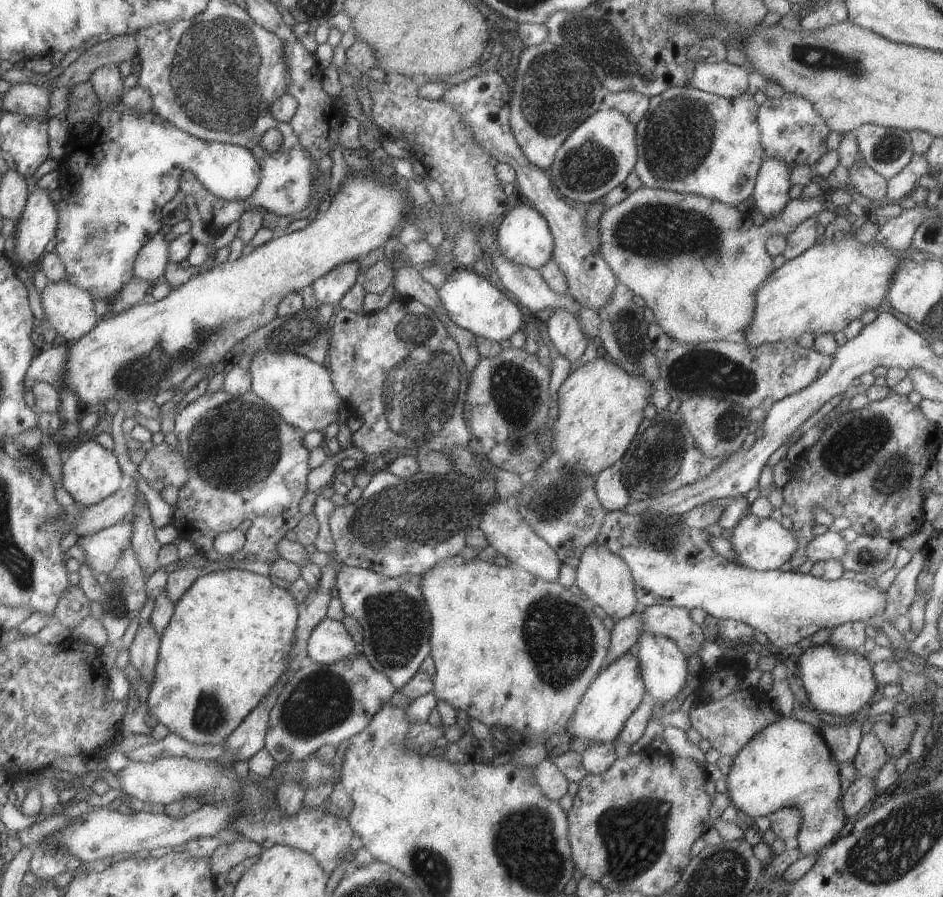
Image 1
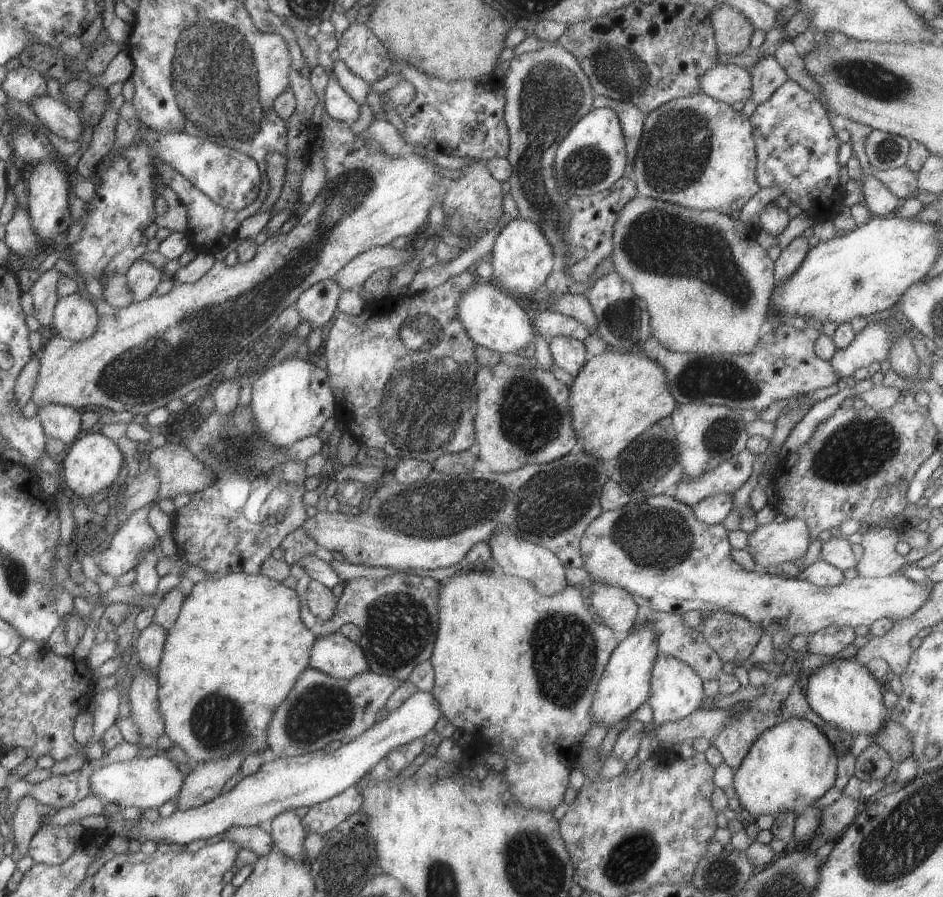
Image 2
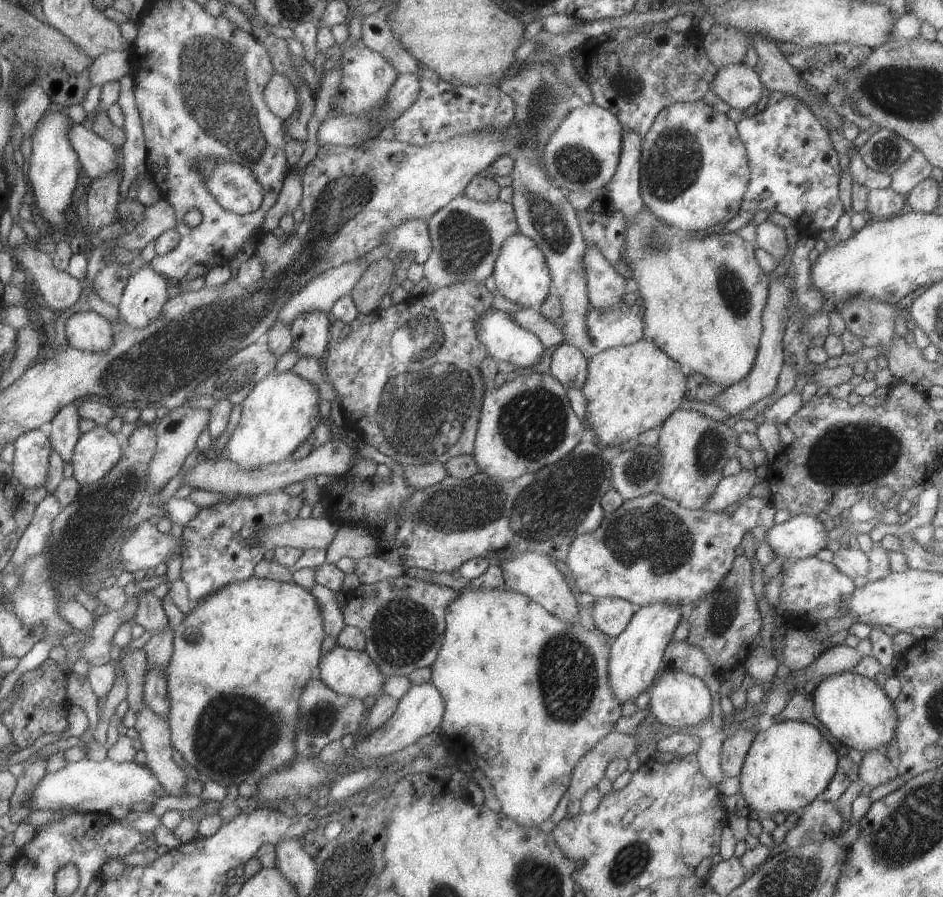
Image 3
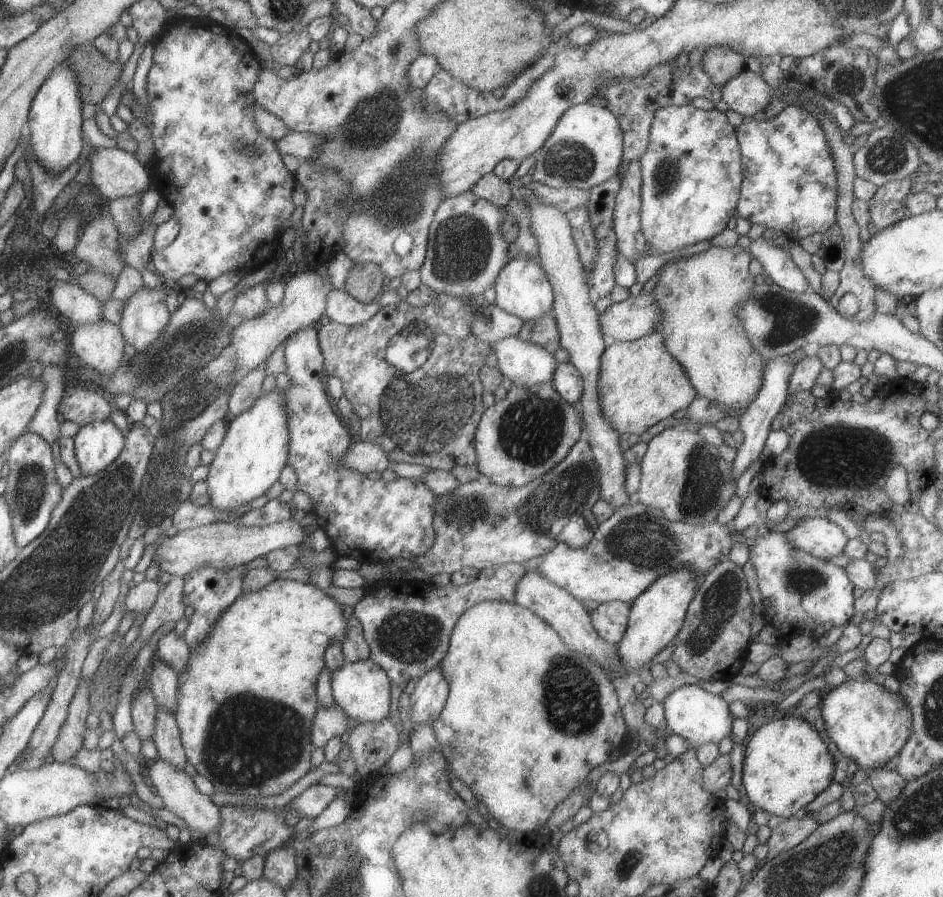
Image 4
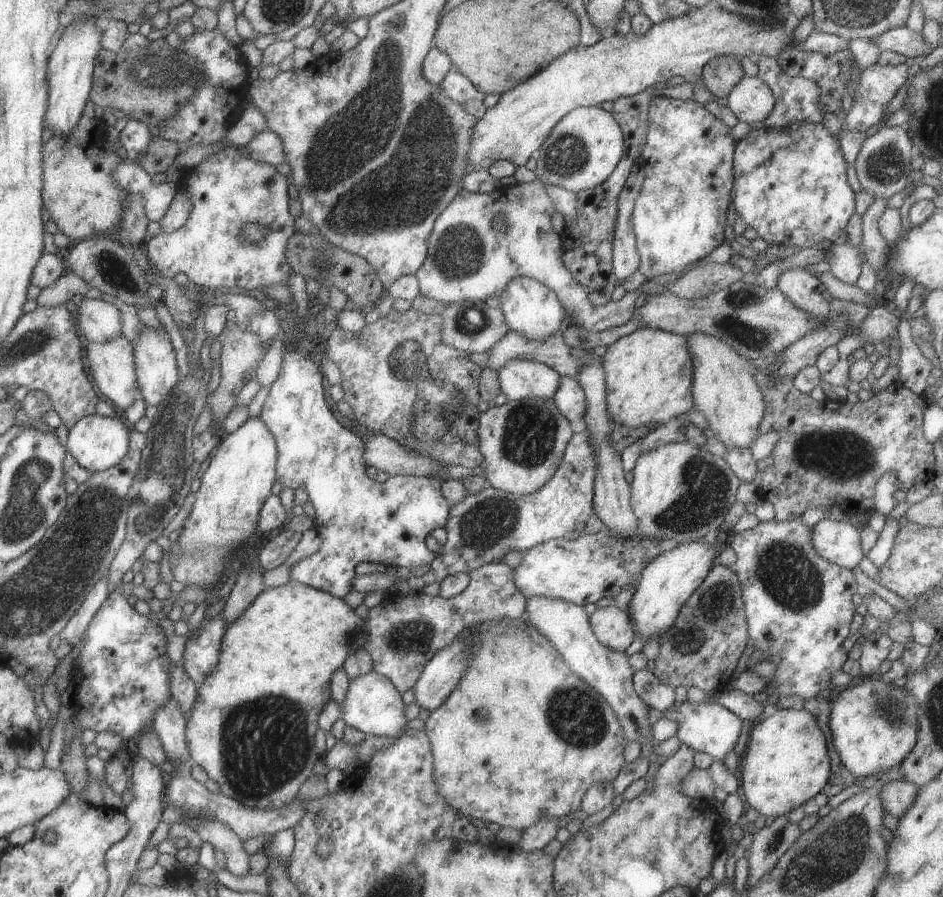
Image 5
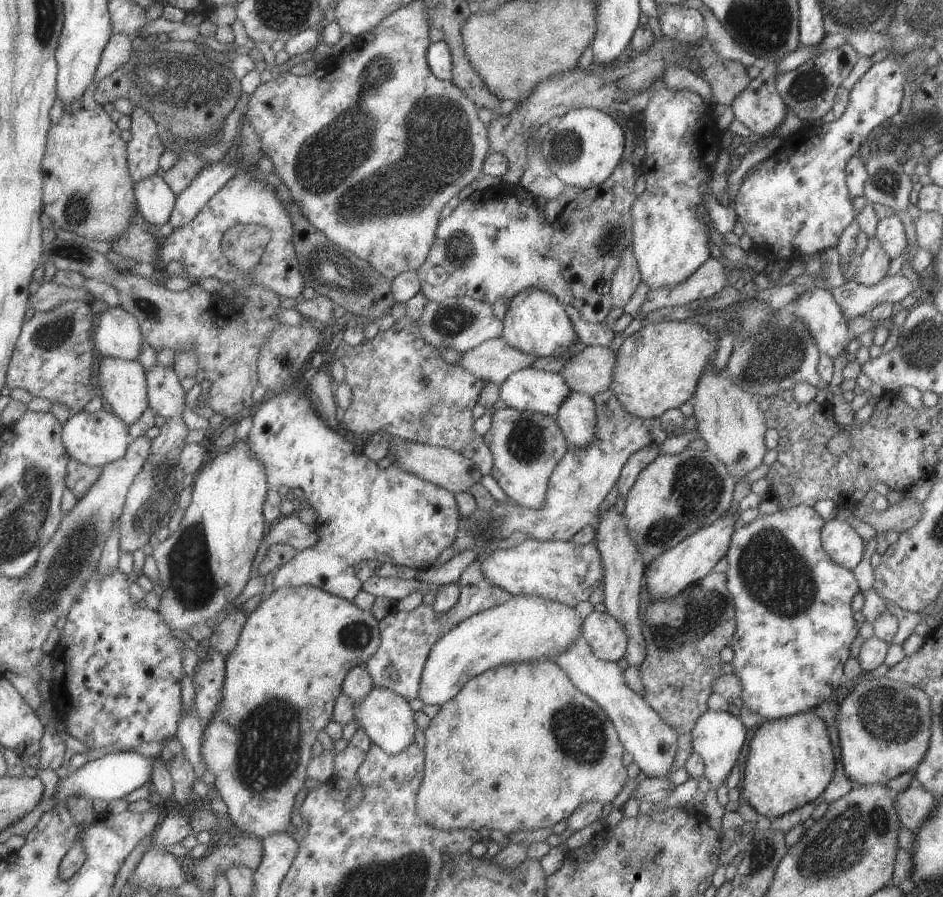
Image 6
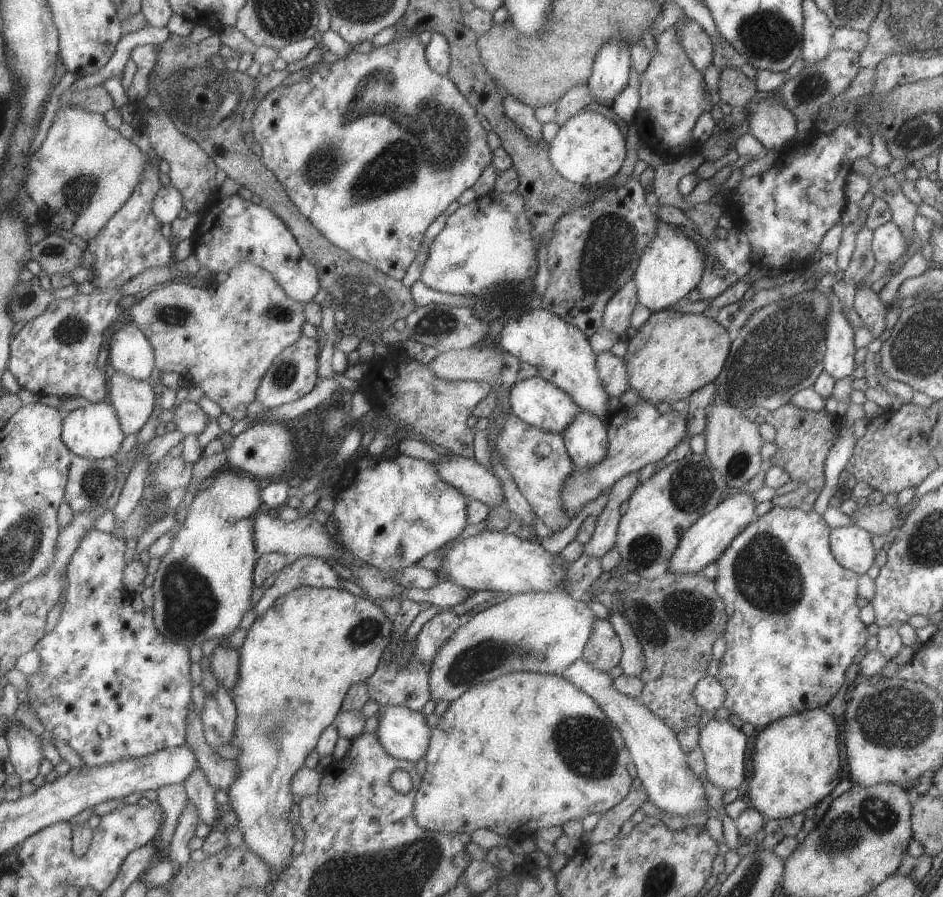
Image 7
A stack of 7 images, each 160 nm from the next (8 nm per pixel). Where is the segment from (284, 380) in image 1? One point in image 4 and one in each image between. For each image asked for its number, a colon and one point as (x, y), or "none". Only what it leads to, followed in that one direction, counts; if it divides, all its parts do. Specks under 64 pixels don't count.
2: (291, 400)
3: (279, 412)
4: (253, 451)

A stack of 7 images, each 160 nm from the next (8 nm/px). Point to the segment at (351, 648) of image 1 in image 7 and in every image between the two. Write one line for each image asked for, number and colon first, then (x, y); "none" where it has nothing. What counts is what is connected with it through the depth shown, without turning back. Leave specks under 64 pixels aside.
2: (331, 653)
3: (352, 673)
4: (360, 688)
5: (372, 705)
6: (387, 720)
7: (403, 733)

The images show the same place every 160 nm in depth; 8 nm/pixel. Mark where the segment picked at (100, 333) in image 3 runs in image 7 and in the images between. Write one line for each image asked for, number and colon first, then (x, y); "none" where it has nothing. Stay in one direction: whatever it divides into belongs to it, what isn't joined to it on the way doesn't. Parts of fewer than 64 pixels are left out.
4: (99, 345)
5: (111, 366)
6: (122, 385)
7: (133, 400)

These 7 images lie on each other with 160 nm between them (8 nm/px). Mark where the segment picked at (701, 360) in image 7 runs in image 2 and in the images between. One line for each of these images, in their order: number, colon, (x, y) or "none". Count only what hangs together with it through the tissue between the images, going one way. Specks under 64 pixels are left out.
2: (616, 395)
3: (631, 388)
4: (639, 383)
5: (648, 373)
6: (657, 367)

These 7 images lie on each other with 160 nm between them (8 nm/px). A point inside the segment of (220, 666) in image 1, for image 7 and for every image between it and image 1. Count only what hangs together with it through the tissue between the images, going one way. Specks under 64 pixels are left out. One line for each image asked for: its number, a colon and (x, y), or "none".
2: (237, 645)
3: (241, 656)
4: (245, 700)
5: (276, 659)
6: (293, 651)
7: (298, 659)

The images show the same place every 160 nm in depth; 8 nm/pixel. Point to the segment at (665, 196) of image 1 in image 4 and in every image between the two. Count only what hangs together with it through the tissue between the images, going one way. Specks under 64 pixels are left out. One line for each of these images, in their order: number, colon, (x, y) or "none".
2: (706, 281)
3: (703, 296)
4: (698, 297)

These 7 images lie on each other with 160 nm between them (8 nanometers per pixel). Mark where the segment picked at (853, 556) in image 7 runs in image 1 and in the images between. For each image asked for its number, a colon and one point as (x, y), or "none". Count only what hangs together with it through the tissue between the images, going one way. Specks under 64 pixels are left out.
1: (760, 544)
2: (770, 544)
3: (800, 536)
4: (822, 538)
5: (838, 542)
6: (843, 545)

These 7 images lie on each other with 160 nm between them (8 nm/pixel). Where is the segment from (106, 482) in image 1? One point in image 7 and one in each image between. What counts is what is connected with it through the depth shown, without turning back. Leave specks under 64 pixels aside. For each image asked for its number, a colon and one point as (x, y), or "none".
2: (92, 462)
3: (95, 452)
4: (97, 444)
5: (96, 442)
6: (93, 439)
7: (93, 431)

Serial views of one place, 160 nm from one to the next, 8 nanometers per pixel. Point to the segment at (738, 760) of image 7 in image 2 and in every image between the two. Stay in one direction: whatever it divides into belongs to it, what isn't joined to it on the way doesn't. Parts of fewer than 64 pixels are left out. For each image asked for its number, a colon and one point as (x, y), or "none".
2: (675, 690)
3: (677, 699)
4: (700, 717)
5: (710, 728)
6: (717, 736)

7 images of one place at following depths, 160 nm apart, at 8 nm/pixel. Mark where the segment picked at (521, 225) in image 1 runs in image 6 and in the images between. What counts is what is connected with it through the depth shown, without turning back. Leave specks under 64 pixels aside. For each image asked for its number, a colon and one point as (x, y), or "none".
2: (521, 257)
3: (520, 273)
4: (521, 288)
5: (529, 308)
6: (535, 322)

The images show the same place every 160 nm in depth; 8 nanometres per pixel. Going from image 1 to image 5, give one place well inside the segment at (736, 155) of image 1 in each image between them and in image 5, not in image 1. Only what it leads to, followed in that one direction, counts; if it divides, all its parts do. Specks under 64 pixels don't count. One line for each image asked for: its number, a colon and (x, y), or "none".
2: (696, 152)
3: (694, 170)
4: (690, 171)
5: (679, 217)

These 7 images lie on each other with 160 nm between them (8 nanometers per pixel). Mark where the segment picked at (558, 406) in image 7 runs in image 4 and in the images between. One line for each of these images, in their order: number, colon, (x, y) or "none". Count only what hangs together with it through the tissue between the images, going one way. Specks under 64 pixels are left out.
4: (523, 363)
5: (518, 379)
6: (530, 389)

